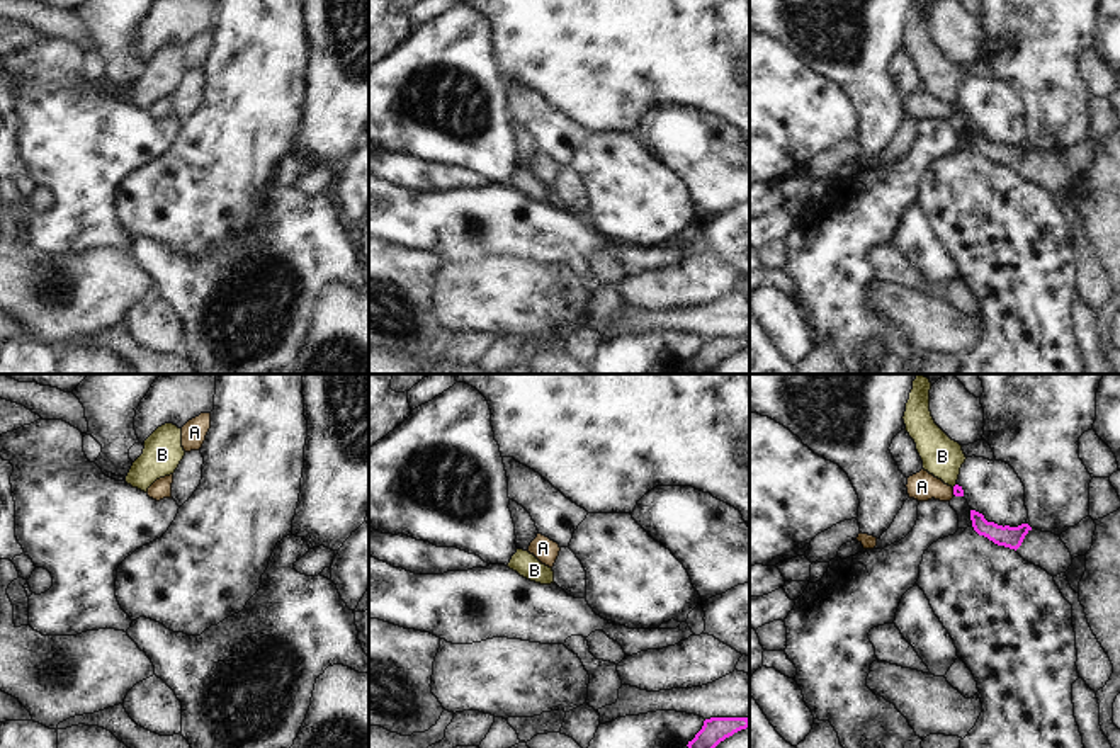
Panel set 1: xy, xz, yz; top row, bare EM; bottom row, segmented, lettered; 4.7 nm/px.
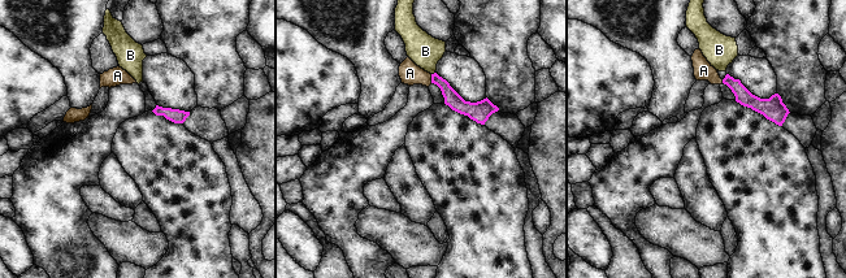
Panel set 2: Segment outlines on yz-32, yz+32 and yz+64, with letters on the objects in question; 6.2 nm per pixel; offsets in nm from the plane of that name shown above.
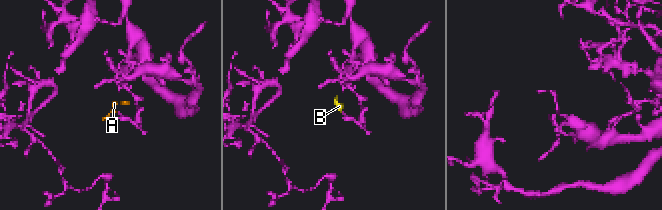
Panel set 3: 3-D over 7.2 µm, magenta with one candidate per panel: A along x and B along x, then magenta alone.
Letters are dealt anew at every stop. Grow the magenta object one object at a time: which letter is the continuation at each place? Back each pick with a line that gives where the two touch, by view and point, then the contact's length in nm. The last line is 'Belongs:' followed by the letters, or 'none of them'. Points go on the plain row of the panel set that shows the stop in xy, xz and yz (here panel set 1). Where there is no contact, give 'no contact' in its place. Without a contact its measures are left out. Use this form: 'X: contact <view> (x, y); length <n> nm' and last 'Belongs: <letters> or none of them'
Belongs: none of them

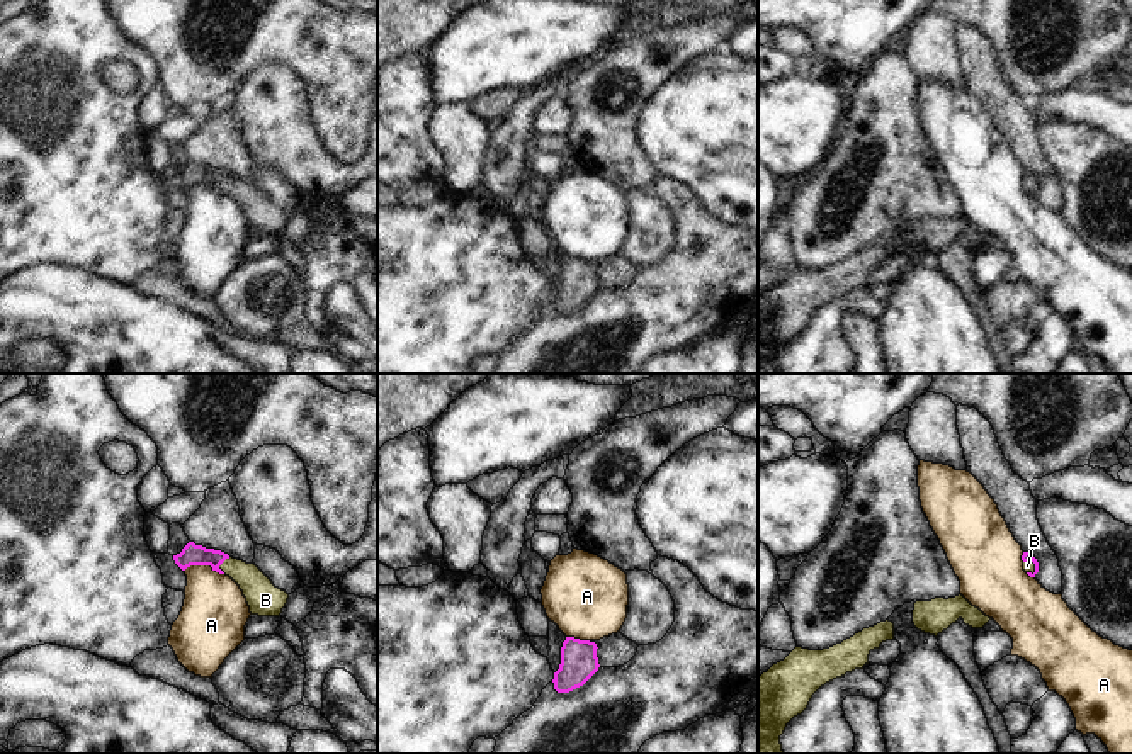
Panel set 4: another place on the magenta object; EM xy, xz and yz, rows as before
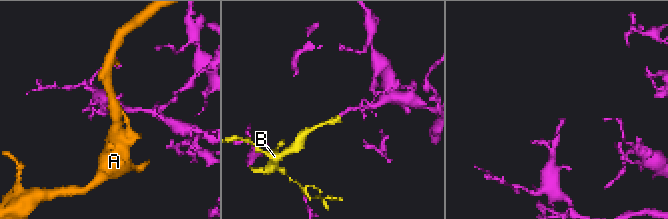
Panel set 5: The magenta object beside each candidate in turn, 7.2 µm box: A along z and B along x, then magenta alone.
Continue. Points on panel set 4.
B: contact xy (221, 182); length 90 nm
Belongs: B

